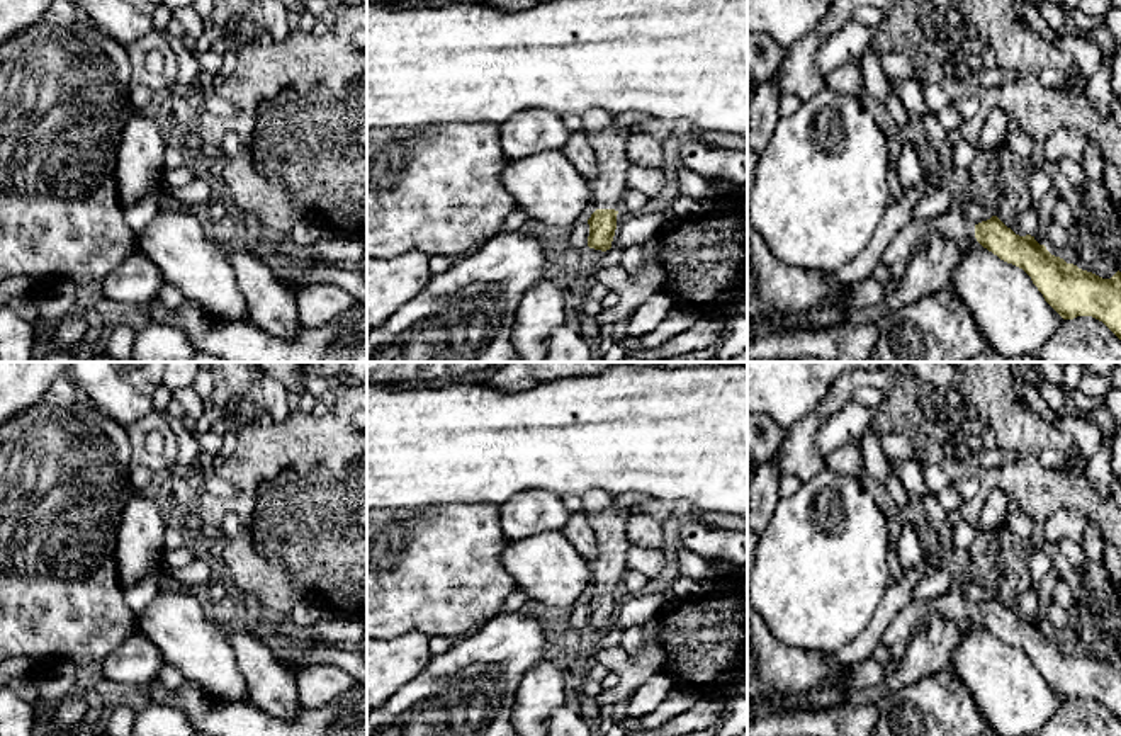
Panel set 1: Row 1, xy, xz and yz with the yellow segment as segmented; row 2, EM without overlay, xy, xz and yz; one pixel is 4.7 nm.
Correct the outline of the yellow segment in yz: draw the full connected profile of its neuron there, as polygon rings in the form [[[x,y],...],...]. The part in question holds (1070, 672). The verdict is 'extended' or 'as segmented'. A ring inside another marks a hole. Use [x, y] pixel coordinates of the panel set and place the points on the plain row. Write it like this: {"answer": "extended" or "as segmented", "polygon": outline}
{"answer": "extended", "polygon": [[[955,585],[944,595],[910,602],[888,624],[878,646],[907,643],[932,615],[958,626],[973,619],[1000,641],[1022,649],[1045,682],[1063,699],[1092,697],[1121,721],[1121,653],[1102,660],[1051,636],[1034,617],[1019,617],[997,597],[973,605]]]}

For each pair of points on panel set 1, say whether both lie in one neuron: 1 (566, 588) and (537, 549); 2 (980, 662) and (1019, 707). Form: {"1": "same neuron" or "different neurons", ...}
{"1": "same neuron", "2": "same neuron"}

